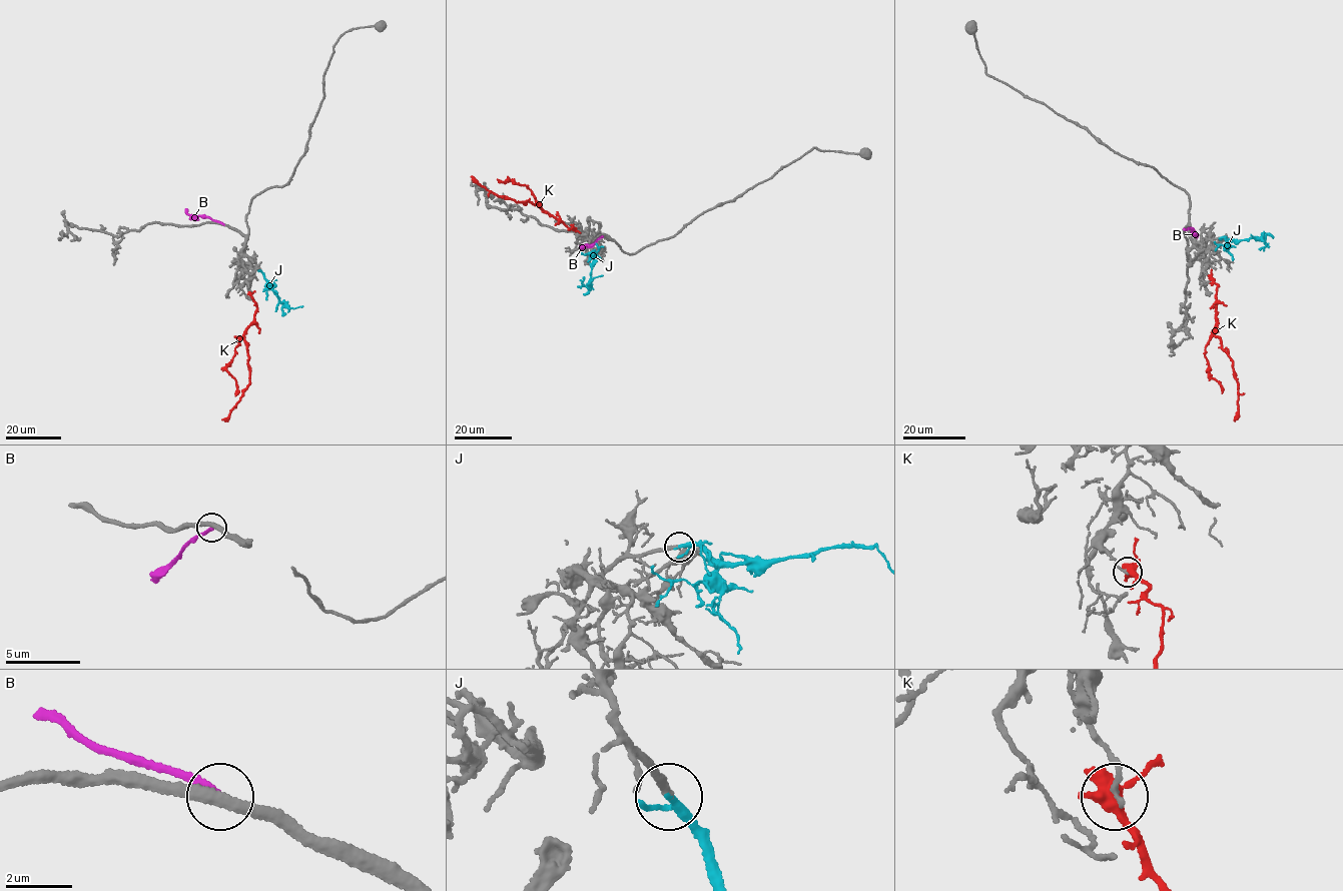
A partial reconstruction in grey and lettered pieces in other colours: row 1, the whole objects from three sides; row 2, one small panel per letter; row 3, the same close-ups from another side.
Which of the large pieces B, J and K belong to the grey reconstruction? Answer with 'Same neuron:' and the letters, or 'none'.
Same neuron: J

